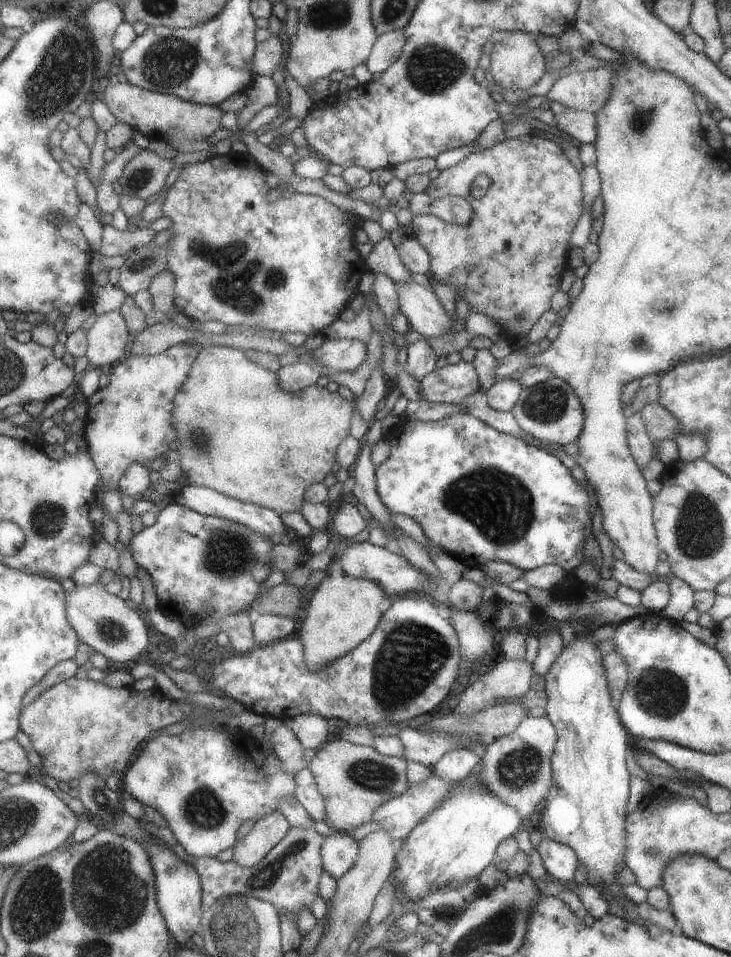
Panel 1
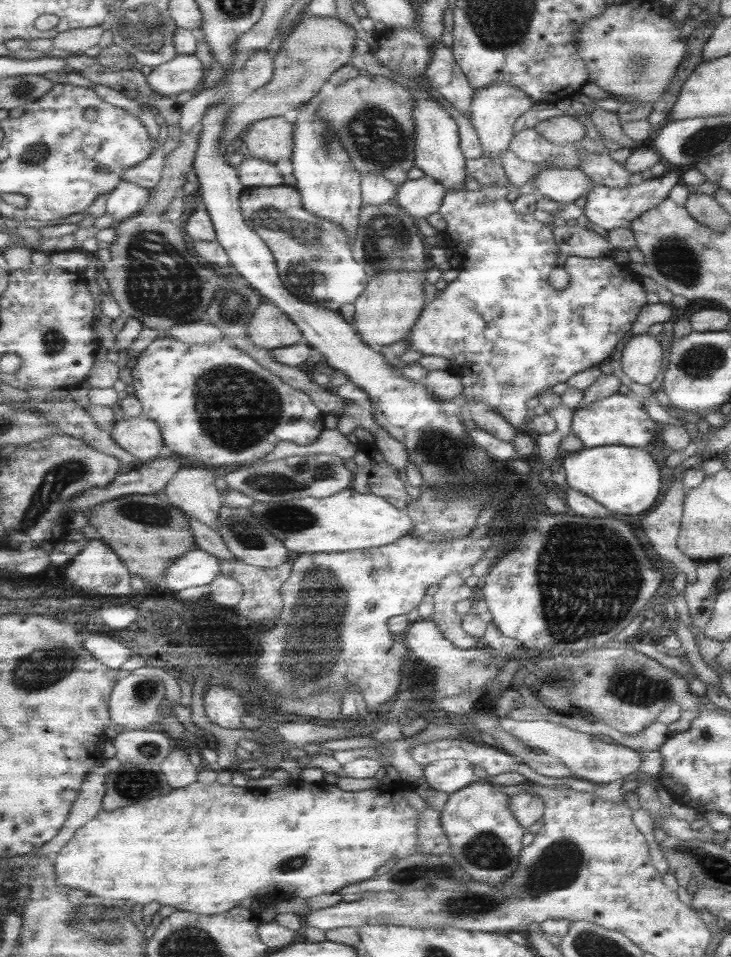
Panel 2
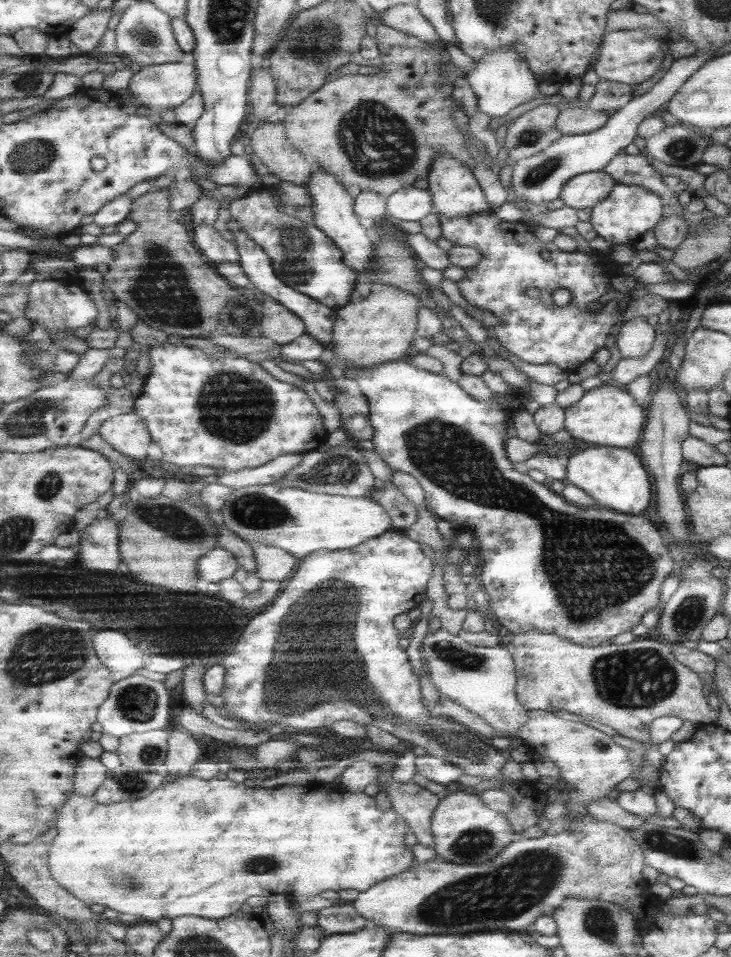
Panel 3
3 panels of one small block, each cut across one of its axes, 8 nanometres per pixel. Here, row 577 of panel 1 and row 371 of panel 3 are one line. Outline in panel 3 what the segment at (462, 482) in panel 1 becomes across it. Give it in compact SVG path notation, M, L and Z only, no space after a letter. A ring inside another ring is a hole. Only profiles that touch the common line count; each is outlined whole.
M493 213L453 218L441 215L440 218L445 239L451 241L453 246L477 248L483 256L479 264L466 269L465 277L458 281L461 294L471 306L489 312L499 320L497 328L491 328L491 336L507 354L519 358L521 362L553 364L566 373L575 371L605 346L610 330L623 321L617 301L606 295L607 290L611 290L610 275L589 255L580 251L559 252L552 242L543 245L543 238L539 238L535 228L528 226L527 222L503 221ZM527 288L535 288L539 294L527 296Z

